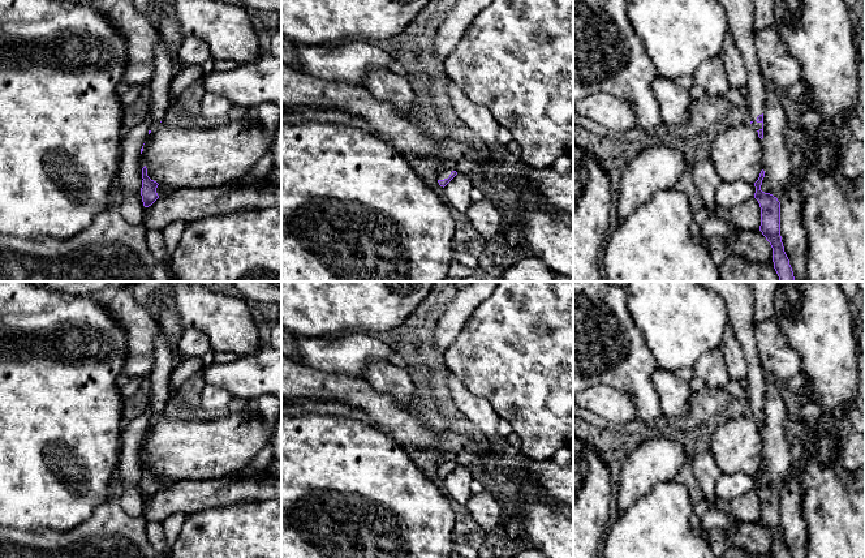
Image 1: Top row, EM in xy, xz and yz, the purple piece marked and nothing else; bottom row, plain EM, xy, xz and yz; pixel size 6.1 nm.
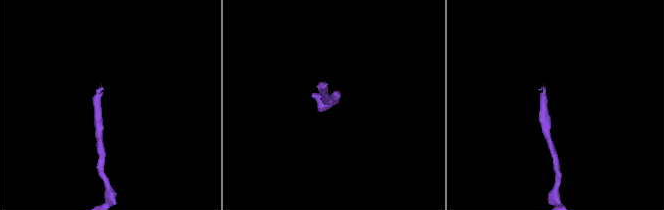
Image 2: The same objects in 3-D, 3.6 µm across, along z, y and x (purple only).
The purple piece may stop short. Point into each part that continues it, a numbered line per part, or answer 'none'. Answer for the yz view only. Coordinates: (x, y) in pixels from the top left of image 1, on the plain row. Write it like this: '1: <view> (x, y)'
1: yz (739, 296)

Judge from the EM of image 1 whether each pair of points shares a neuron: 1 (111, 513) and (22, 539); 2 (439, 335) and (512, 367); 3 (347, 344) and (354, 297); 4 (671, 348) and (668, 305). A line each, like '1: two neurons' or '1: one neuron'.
1: one neuron
2: two neurons
3: two neurons
4: one neuron

